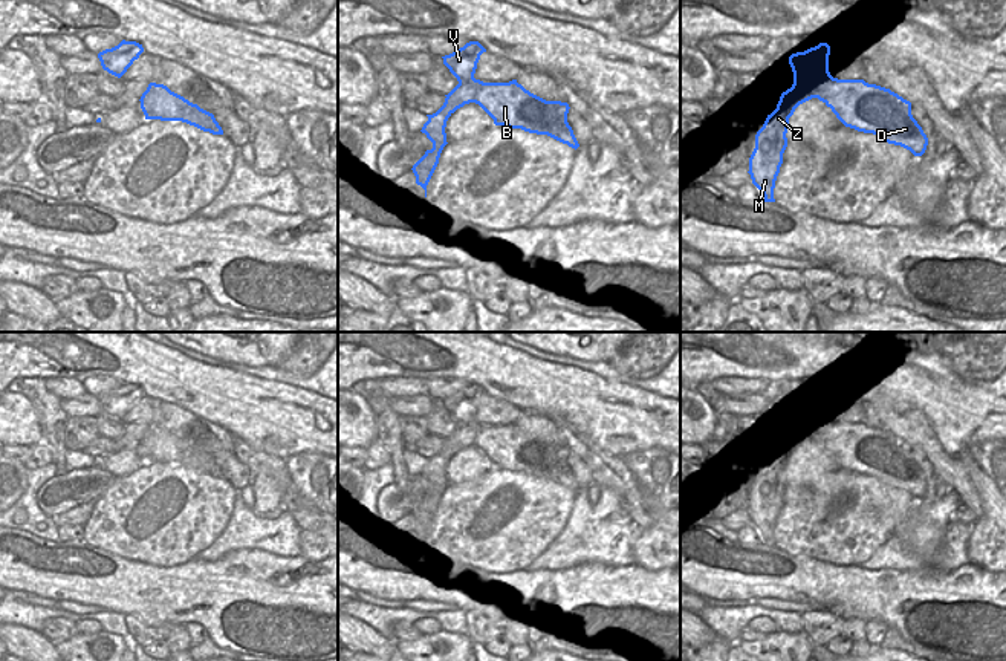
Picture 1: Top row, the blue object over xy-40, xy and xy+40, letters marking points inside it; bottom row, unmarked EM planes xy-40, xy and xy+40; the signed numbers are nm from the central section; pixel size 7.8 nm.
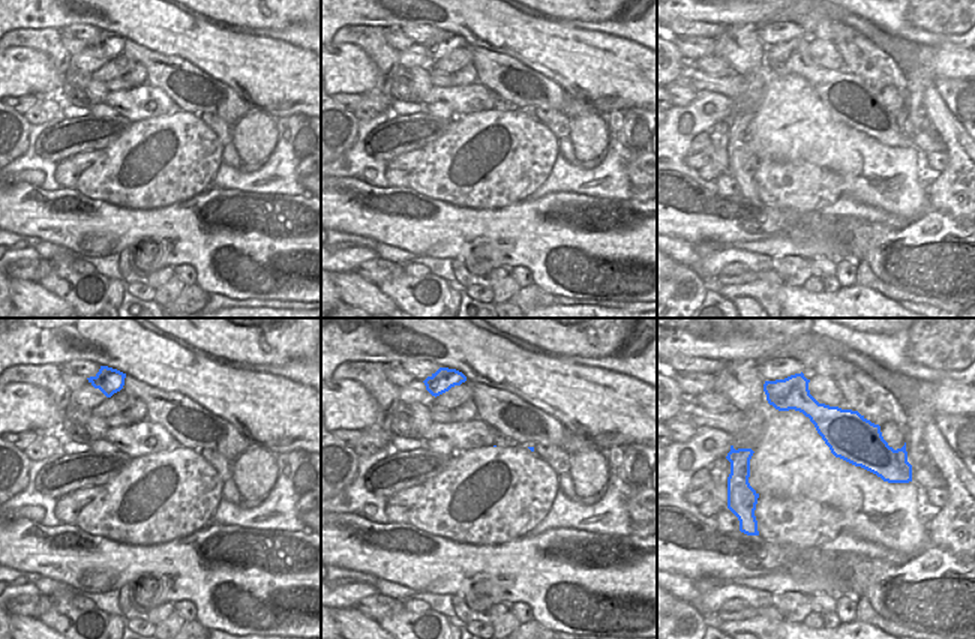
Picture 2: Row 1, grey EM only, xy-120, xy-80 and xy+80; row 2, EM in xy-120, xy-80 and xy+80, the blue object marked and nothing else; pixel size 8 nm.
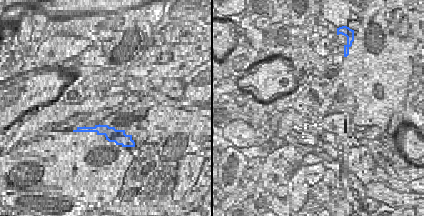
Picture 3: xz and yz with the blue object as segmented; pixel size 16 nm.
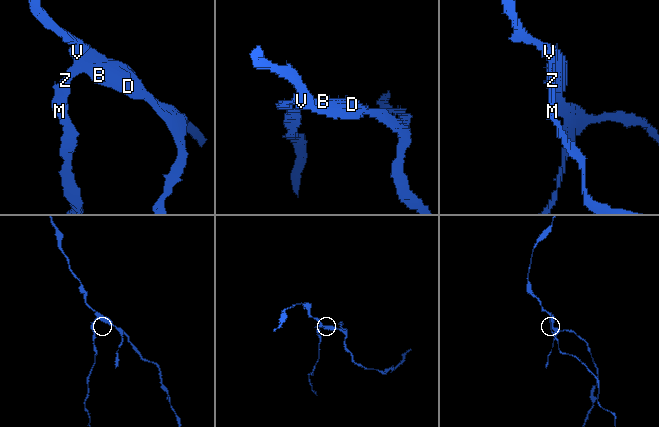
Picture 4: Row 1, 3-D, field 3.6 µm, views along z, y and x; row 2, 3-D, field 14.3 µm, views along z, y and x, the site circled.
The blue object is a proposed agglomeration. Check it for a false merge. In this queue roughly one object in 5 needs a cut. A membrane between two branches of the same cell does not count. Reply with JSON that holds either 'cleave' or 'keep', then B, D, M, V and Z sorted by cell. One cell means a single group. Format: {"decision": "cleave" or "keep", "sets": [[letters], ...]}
{"decision": "cleave", "sets": [["B", "D", "V"], ["M", "Z"]]}

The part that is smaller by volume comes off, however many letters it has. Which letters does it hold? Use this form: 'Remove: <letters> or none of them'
Remove: M, Z

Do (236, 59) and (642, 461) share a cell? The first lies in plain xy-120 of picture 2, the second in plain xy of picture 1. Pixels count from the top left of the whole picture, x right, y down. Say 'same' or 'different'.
different

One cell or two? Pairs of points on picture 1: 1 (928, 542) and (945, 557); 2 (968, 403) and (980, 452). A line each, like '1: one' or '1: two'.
1: two
2: two

